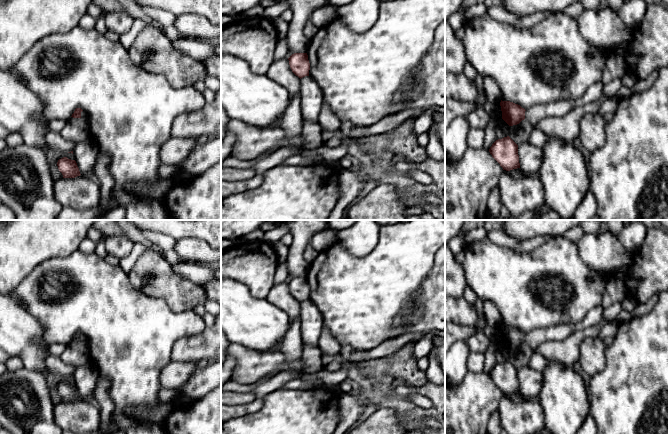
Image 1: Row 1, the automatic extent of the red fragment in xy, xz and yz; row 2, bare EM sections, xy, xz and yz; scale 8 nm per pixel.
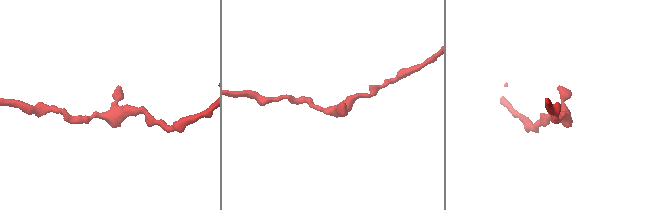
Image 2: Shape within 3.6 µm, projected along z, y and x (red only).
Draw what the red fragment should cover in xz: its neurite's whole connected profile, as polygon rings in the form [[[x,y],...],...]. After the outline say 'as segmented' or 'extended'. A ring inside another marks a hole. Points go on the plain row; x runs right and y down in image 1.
[[[294,277],[288,284],[290,292],[296,300],[300,303],[309,300],[310,287],[307,277]]]; as segmented

